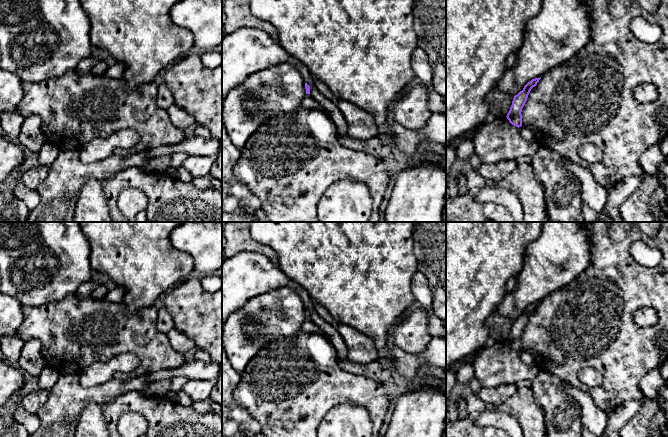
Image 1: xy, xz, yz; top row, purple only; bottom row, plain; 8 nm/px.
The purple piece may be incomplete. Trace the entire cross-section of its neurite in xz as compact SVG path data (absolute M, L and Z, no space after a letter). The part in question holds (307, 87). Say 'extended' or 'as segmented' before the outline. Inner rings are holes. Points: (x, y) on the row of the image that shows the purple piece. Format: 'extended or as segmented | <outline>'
extended | M305 83L306 95L301 101L301 106L307 109L318 109L324 111L322 106L315 101L312 96L310 95L310 86Z

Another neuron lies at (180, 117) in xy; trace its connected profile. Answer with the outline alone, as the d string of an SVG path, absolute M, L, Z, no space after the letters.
M173 104L167 111L177 127L186 130L189 126L195 125L195 119L185 109Z

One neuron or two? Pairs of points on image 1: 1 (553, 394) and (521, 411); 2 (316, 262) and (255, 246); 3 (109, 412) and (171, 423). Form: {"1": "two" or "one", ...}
{"1": "two", "2": "two", "3": "one"}

